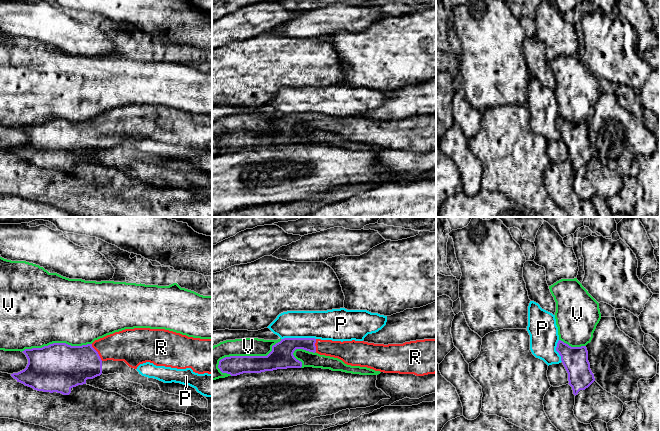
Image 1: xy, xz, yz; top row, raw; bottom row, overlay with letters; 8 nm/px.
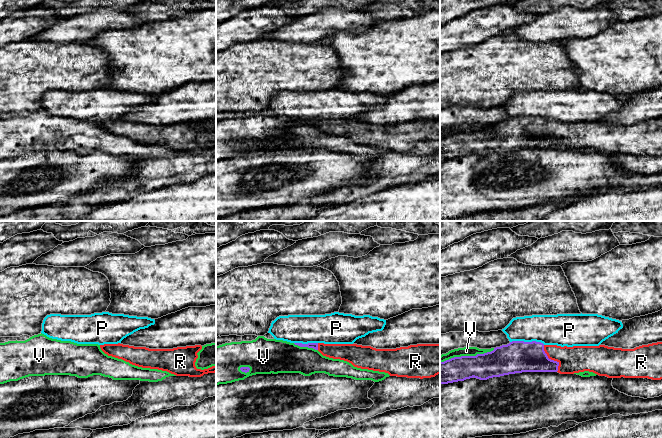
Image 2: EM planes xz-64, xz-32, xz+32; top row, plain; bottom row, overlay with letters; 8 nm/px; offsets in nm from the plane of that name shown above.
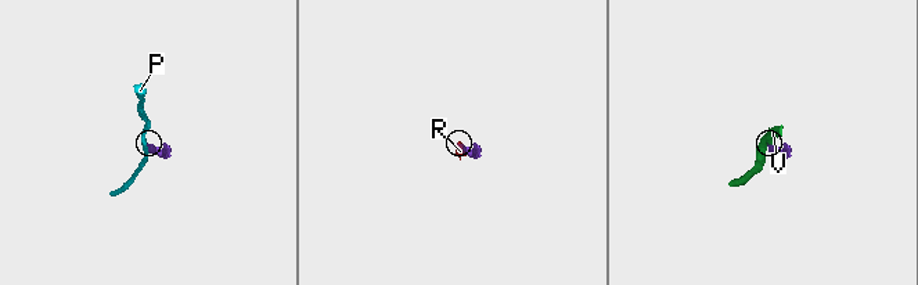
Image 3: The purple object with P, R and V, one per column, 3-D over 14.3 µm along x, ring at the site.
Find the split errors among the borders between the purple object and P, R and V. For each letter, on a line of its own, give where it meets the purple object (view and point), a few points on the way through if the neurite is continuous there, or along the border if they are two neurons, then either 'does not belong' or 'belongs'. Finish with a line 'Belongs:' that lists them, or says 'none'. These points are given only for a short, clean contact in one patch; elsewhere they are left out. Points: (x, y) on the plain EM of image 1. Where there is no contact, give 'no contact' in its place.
P: xz (298, 114) | along xz (315, 114), (281, 115) | does not belong
R: xy (97, 128) | across xy (70, 142), (97, 128), (105, 124), (127, 121) | belongs
V: xz (248, 132) | does not belong
Belongs: R

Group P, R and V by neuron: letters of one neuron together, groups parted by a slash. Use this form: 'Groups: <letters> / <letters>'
Groups: P / R / V

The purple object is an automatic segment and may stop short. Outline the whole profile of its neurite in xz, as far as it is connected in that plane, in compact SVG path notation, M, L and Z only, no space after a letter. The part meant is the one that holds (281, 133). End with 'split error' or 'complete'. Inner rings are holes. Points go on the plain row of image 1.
M284 114L272 122L272 127L267 132L230 132L219 137L218 144L222 149L237 152L243 149L261 149L277 145L301 144L302 138L297 136L293 129L296 125L303 125L320 131L330 132L342 136L345 140L351 142L360 142L380 147L384 149L414 150L424 152L436 149L436 114L405 118L403 120L374 120L364 117L332 117L315 114Z; split error

